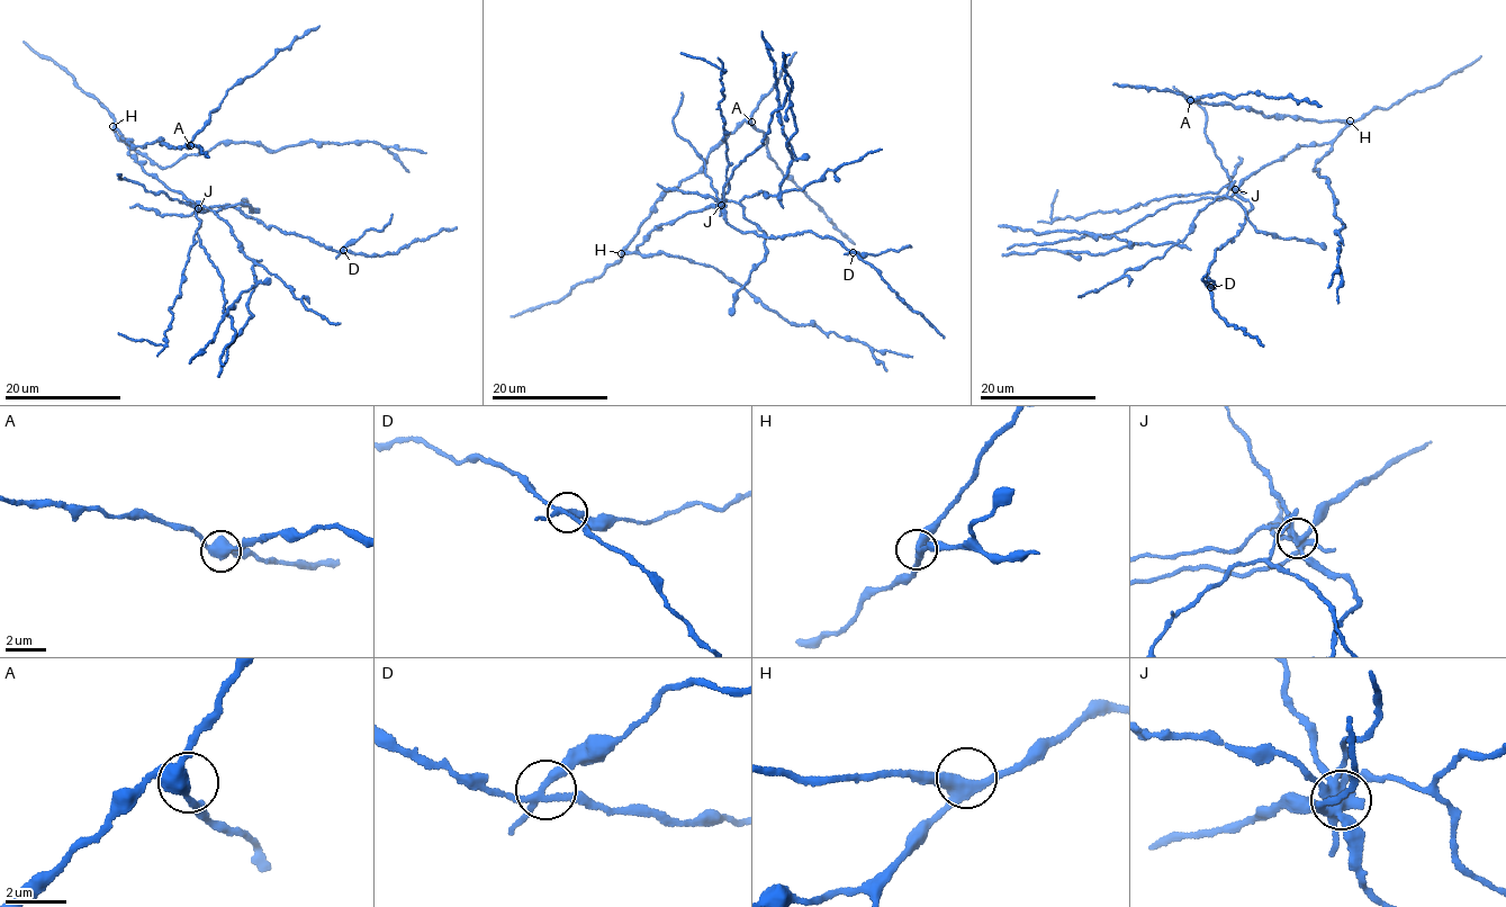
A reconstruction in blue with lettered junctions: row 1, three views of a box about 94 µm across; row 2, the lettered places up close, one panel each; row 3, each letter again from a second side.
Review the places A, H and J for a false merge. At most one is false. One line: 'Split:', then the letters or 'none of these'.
Split: J

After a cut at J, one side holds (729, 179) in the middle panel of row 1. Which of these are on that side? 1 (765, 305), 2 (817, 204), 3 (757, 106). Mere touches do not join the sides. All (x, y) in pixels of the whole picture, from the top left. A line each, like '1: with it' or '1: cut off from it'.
1: cut off from it
2: cut off from it
3: cut off from it

